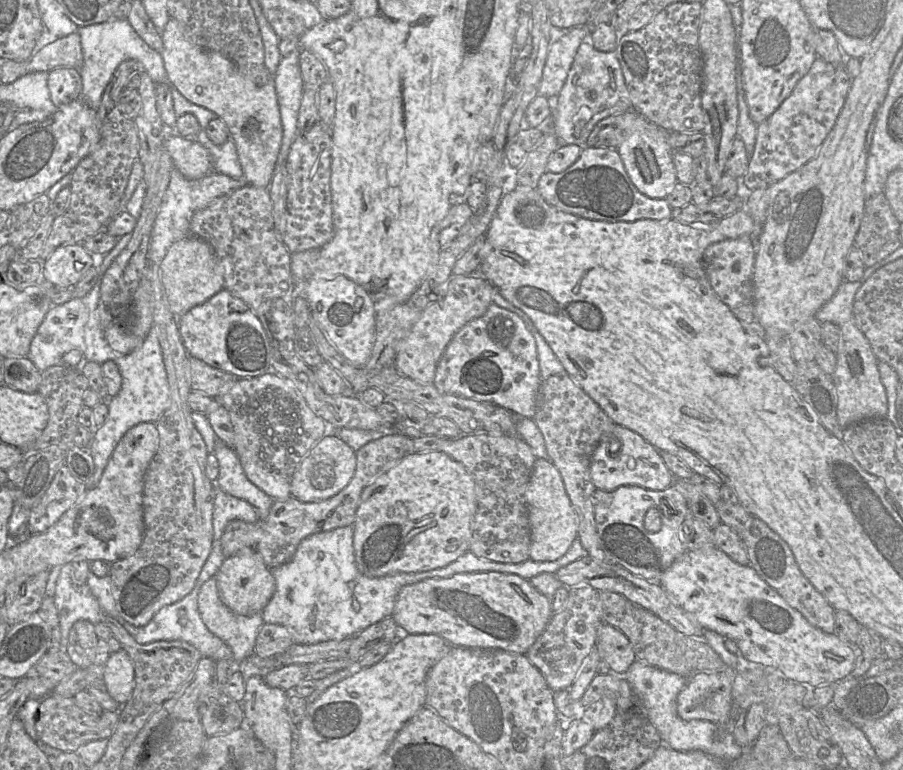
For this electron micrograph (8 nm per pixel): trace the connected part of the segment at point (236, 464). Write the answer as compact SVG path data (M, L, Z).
M192 412L191 417L196 429L206 444L207 452L214 453L219 463L219 474L215 480L216 488L247 501L256 511L257 520L265 519L274 500L255 486L247 478L238 455L234 449L217 438L206 414Z

